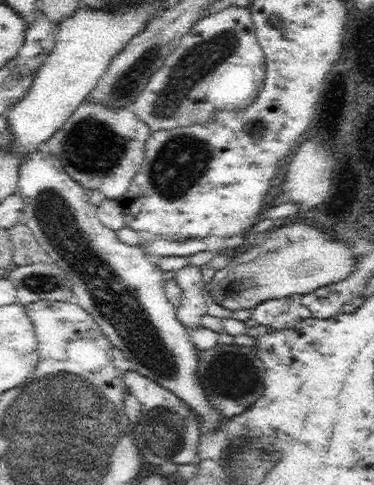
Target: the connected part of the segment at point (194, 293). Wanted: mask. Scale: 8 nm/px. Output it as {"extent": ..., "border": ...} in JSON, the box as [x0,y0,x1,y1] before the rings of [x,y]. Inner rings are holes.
{"extent":[174,265,209,332],"border":[[[188,265],[175,271],[174,280],[182,289],[180,304],[176,306],[178,321],[190,332],[204,328],[204,316],[209,314],[209,305],[205,295],[202,273],[194,266]]]}

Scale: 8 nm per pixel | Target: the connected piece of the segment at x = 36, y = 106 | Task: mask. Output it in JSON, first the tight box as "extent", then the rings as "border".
{"extent":[6,8,153,151],"border":[[[133,8],[118,14],[79,10],[60,23],[58,42],[52,54],[37,72],[34,89],[6,116],[16,133],[22,151],[46,144],[48,137],[84,99],[91,95],[111,58],[120,52],[152,16],[153,8]]]}

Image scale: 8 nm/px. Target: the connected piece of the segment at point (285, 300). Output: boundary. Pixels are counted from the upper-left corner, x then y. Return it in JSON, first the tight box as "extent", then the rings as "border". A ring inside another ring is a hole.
{"extent":[250,294,314,330],"border":[[[298,294],[264,300],[250,310],[252,319],[260,325],[278,330],[297,327],[302,320],[314,317],[306,307],[302,306]]]}

